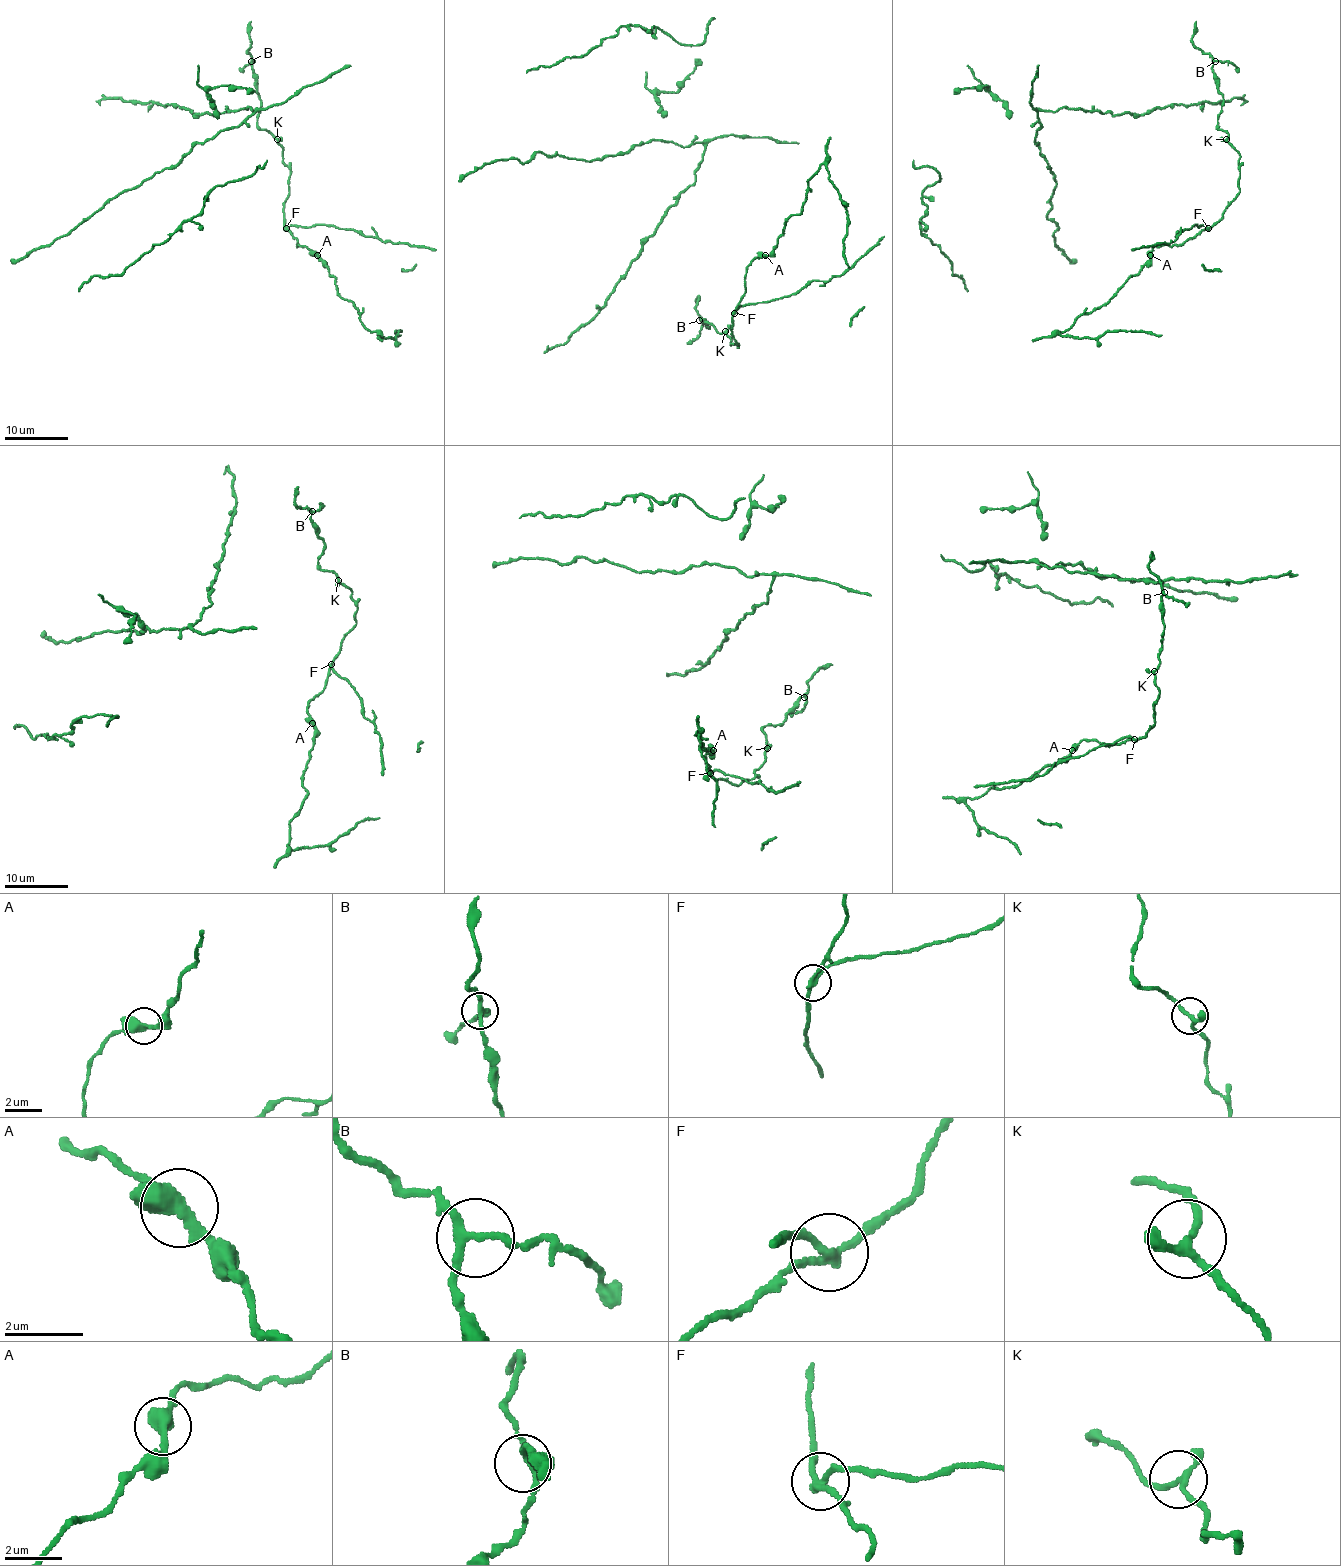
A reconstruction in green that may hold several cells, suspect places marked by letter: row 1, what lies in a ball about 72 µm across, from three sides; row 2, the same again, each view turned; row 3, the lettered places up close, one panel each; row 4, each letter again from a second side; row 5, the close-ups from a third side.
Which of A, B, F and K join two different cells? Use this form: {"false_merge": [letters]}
{"false_merge": ["F"]}

